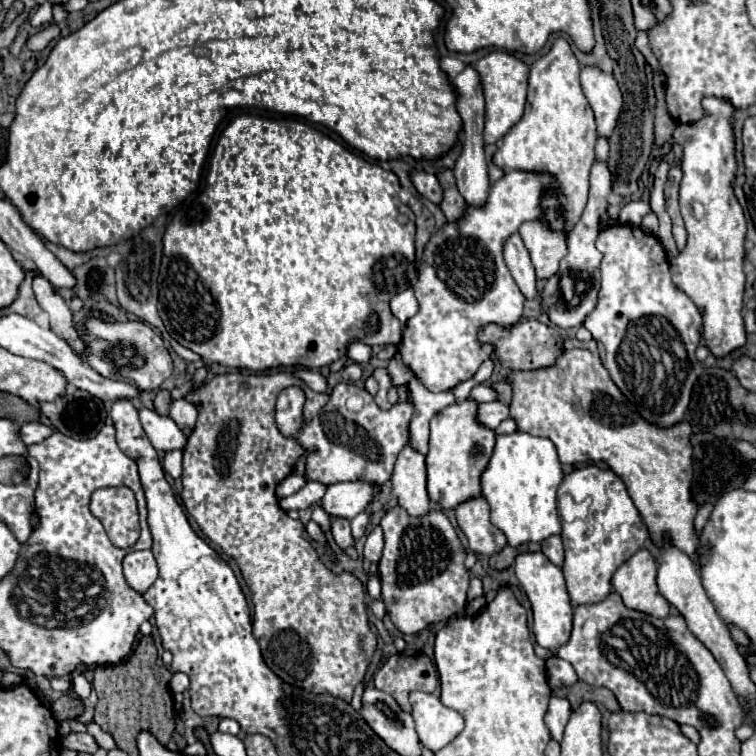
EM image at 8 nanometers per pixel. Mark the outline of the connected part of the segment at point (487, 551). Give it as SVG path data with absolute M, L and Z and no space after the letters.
M471 497L455 507L457 523L469 539L469 549L481 555L493 555L503 549L505 535L489 521L489 505L485 499Z

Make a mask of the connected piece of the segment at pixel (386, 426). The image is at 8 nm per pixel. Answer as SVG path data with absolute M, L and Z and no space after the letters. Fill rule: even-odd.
M337 383L329 393L327 405L321 409L319 417L311 423L291 423L291 413L283 413L283 399L277 401L277 427L283 435L293 435L305 447L307 453L307 469L305 477L309 481L321 481L325 485L339 481L357 481L365 479L371 485L383 483L391 477L393 463L397 453L407 443L409 421L413 415L413 405L407 403L407 387L403 385L403 397L389 409L383 411L375 405L373 397L355 387L353 383ZM359 395L363 399L363 407L359 411L351 411L347 407L347 399ZM343 421L343 423L341 423ZM293 431L293 433L291 433Z

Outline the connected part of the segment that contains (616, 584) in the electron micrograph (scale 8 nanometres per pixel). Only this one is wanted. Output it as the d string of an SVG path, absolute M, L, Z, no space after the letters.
M639 549L625 561L615 571L611 585L627 607L659 619L669 615L669 601L657 589L657 561L647 549Z

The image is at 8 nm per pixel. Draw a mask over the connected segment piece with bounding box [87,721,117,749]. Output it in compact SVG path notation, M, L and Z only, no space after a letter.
M89 721L89 723L87 723L87 731L97 739L99 747L103 747L103 749L115 749L115 747L117 747L117 743L113 741L113 737L111 737L109 733L105 733L95 721Z

